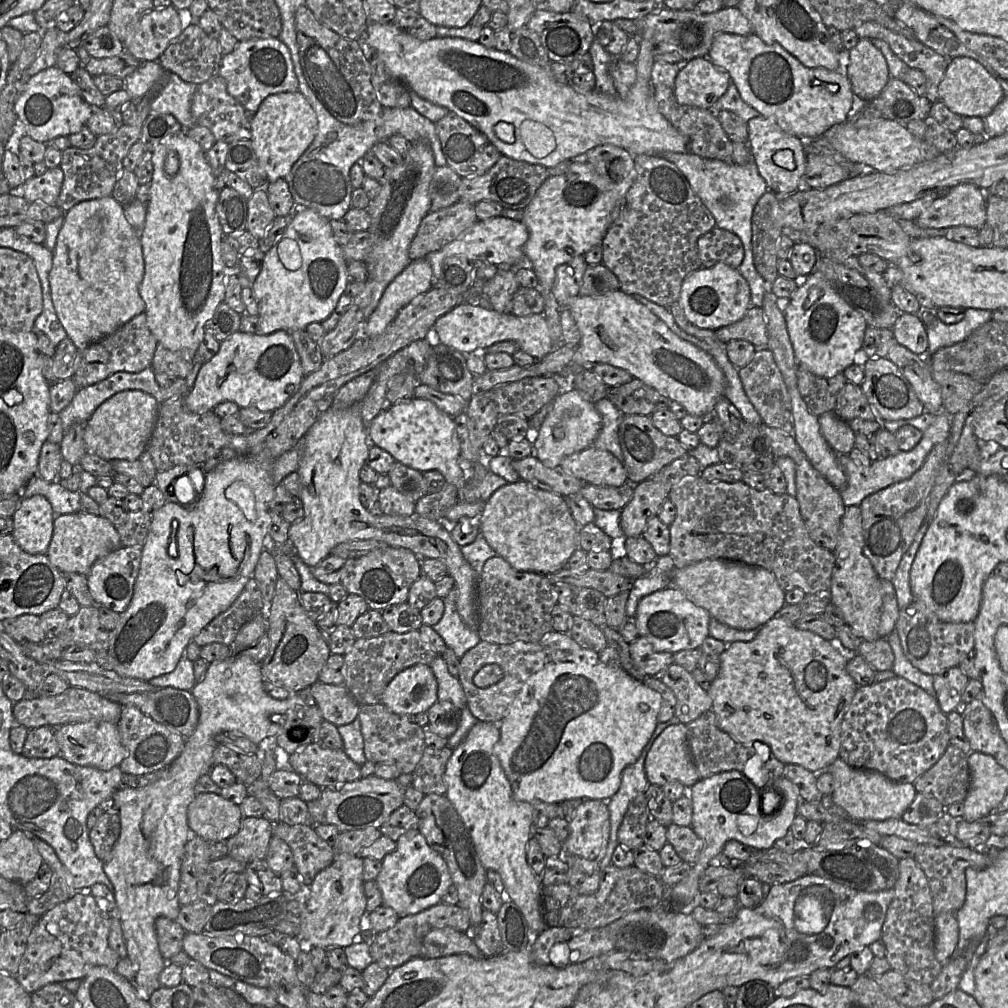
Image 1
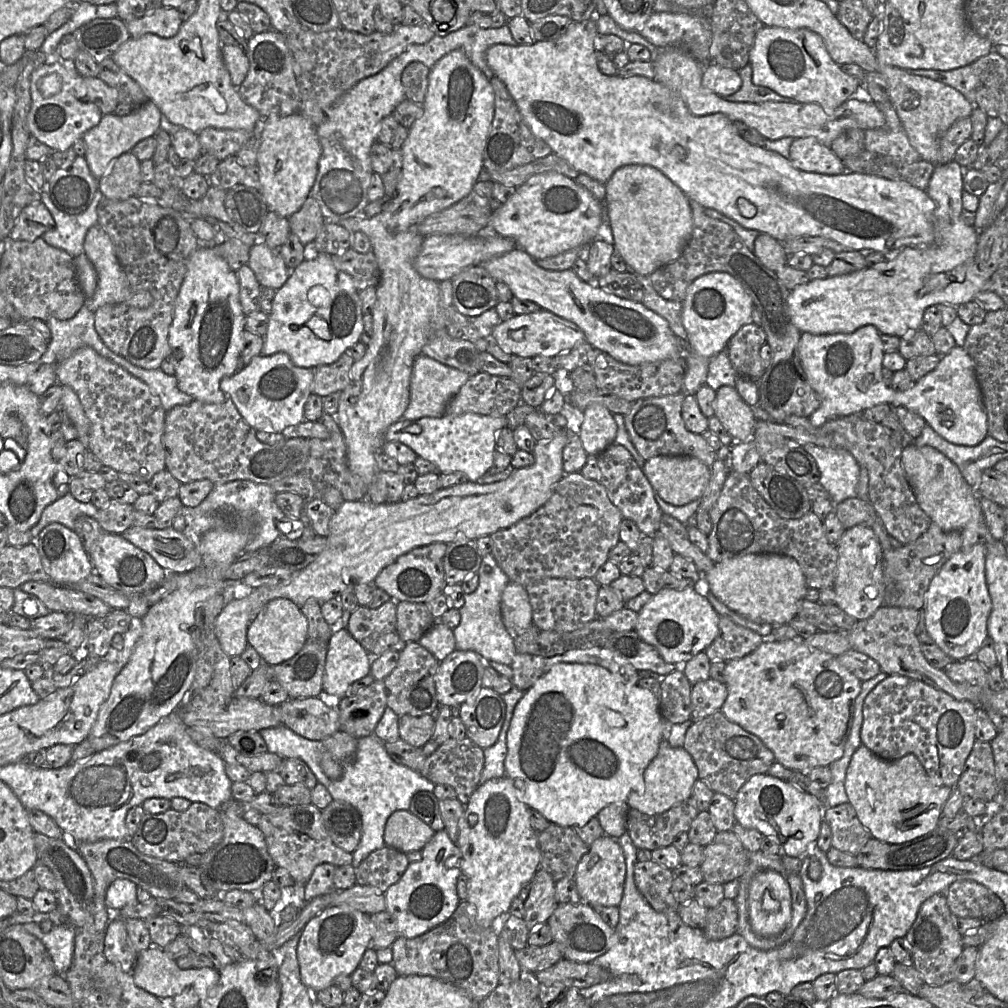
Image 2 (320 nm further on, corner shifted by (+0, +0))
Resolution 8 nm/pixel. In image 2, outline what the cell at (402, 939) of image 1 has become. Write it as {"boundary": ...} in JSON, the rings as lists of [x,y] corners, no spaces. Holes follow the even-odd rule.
{"boundary":[[[461,901],[454,914],[441,925],[412,938],[399,936],[392,944],[392,965],[398,976],[430,976],[464,991],[474,1002],[485,999],[499,985],[498,937],[494,930],[479,926],[472,916],[472,908]]]}

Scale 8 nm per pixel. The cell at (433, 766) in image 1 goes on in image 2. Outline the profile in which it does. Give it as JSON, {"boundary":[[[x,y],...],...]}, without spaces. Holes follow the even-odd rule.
{"boundary":[[[467,737],[463,739],[450,738],[427,756],[419,773],[435,785],[451,786],[456,792],[456,799],[466,805],[470,796],[480,784],[483,767],[484,749],[474,744]]]}

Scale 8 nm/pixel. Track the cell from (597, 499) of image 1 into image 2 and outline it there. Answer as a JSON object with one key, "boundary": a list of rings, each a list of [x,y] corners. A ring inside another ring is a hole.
{"boundary":[[[580,471],[566,473],[542,507],[513,526],[490,535],[491,554],[510,581],[524,587],[546,578],[594,578],[608,560],[611,549],[620,542],[619,529],[623,519],[620,510],[609,499],[607,490],[601,483],[584,477]]]}

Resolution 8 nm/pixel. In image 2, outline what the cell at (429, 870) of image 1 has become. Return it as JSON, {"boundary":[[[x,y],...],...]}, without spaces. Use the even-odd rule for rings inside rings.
{"boundary":[[[445,829],[435,832],[421,850],[422,859],[410,863],[400,880],[384,893],[386,912],[396,920],[398,935],[412,939],[447,921],[461,900],[457,894],[457,881],[462,874],[460,850]]]}

